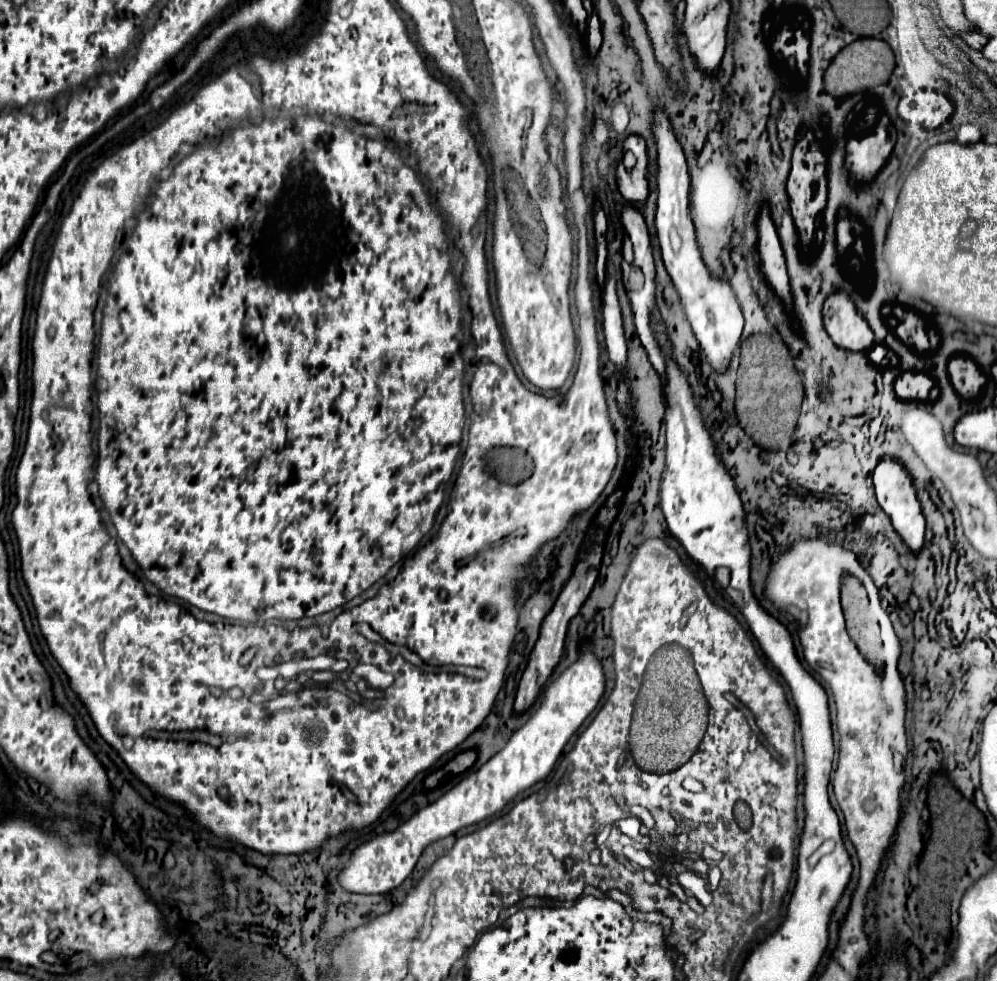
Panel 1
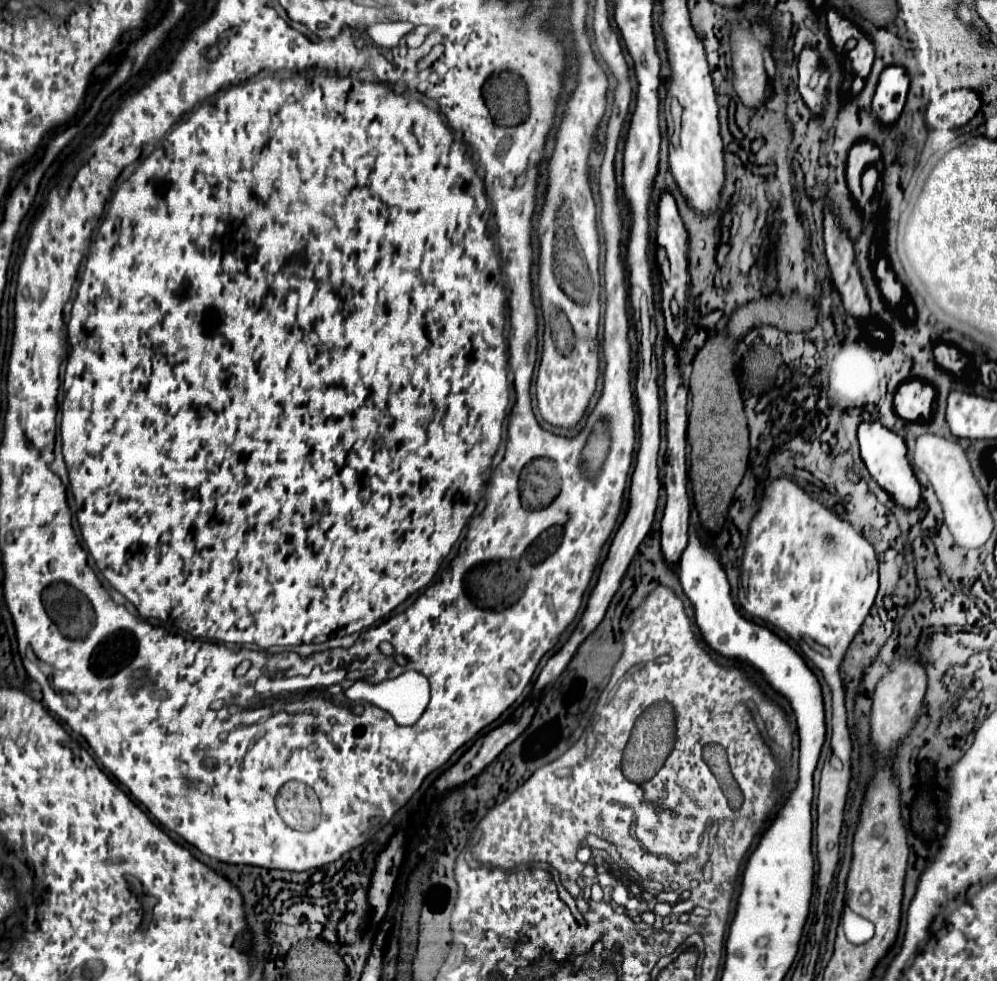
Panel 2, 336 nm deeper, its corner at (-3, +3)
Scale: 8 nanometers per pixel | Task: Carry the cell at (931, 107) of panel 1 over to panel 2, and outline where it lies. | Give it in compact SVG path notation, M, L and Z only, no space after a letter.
M955 89L939 101L929 103L925 121L931 129L955 129L965 125L981 107L981 99L971 89Z

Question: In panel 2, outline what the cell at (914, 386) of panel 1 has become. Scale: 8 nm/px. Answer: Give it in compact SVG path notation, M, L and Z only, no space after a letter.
M923 379L903 383L895 393L895 411L907 421L925 423L931 419L935 387Z

